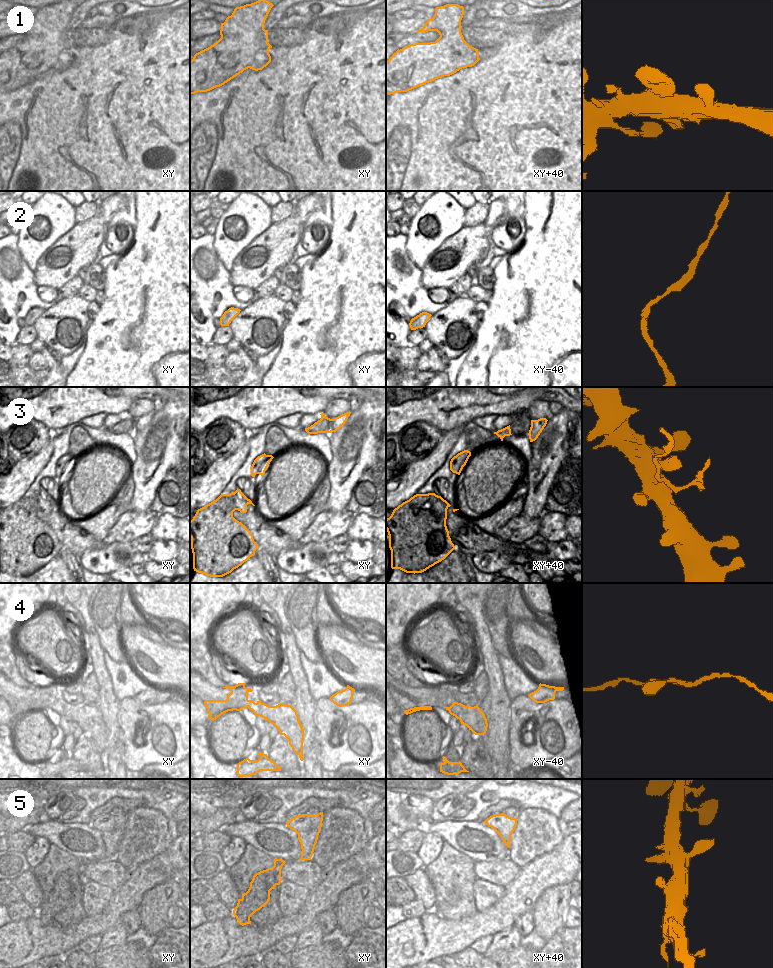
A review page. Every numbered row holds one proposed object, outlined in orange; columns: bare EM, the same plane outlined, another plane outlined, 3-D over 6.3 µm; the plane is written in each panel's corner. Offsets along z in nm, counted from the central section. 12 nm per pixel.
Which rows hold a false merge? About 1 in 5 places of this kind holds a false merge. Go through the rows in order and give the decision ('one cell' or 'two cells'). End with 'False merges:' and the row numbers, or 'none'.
1: one cell
2: one cell
3: one cell
4: one cell
5: one cell
False merges: none

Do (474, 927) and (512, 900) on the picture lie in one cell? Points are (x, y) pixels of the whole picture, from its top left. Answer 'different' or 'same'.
same

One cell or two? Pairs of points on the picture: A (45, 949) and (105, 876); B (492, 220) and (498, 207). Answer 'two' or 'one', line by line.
A: two
B: one

